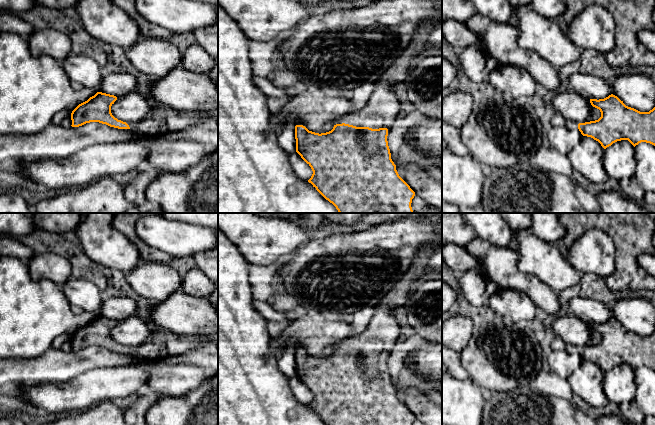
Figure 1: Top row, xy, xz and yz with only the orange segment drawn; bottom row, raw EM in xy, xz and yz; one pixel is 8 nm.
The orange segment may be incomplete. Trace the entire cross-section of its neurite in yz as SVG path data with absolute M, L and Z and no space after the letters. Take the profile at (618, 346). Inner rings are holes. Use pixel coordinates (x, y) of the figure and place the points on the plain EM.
M613 318L604 323L590 323L590 327L600 334L601 341L598 344L585 347L565 344L564 348L568 353L578 352L583 360L598 365L604 373L621 364L628 364L634 371L641 366L655 370L655 331L649 336L640 336L626 330L623 325Z

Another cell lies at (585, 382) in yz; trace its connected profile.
M582 360L580 366L568 377L567 381L573 395L595 408L604 408L609 401L601 386L603 379L604 372L598 365Z

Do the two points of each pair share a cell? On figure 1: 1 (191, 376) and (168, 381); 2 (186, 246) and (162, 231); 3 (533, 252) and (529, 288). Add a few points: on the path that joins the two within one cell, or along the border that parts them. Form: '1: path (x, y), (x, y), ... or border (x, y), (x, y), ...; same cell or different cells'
1: path (185, 377), (174, 380); same cell
2: path (180, 240), (168, 236); same cell
3: border (517, 254), (518, 267), (536, 276), (550, 287); different cells

